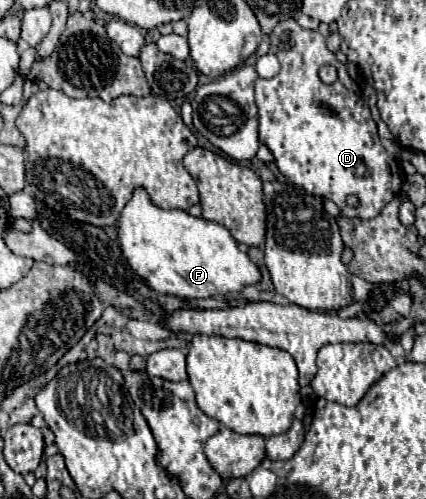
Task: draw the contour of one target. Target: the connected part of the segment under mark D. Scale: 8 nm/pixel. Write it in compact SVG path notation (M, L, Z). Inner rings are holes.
M293 18L279 22L271 34L271 54L279 58L281 72L271 78L255 80L255 100L259 108L259 140L271 150L275 156L277 168L283 176L287 176L295 186L305 188L313 196L321 196L333 200L341 208L341 216L347 218L375 218L385 204L389 204L403 186L403 170L401 166L387 156L385 148L379 142L377 124L371 116L367 102L361 96L359 86L349 78L345 66L337 60L333 52L327 50L325 38L317 30L301 28ZM289 32L289 48L279 48L281 36ZM331 64L337 68L337 80L333 84L325 84L319 78L321 66ZM355 194L359 198L359 206L347 206L345 198Z

